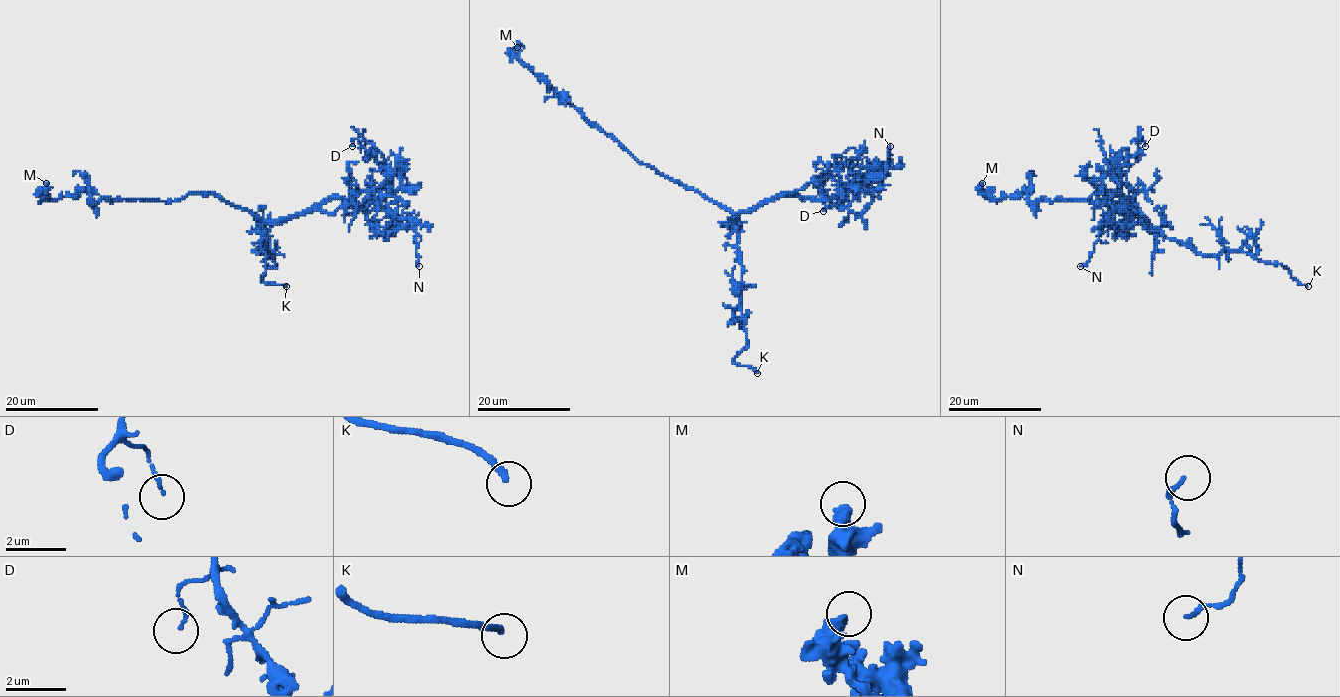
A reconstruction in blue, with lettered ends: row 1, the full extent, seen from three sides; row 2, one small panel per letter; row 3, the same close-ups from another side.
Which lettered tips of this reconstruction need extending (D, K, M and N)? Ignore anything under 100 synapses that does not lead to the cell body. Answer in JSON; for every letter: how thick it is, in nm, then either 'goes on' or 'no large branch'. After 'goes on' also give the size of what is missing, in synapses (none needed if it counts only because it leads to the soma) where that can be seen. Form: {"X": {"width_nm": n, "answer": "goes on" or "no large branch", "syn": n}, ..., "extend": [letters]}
{"D": {"width_nm": 120, "answer": "no large branch"}, "K": {"width_nm": 190, "answer": "goes on"}, "M": {"width_nm": 440, "answer": "no large branch"}, "N": {"width_nm": 140, "answer": "no large branch"}, "extend": ["K"]}

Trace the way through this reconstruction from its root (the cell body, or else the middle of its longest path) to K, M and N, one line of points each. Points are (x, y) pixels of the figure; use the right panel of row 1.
K: (1133, 206), (1158, 232), (1191, 244), (1201, 254), (1247, 251), (1258, 260), (1279, 263), (1301, 284), (1308, 286)
M: (1133, 206), (1115, 193), (1099, 200), (1033, 203), (1019, 191), (995, 199), (981, 190), (982, 183)
N: (1133, 206), (1147, 220), (1129, 209), (1133, 198), (1128, 210), (1116, 209), (1100, 232), (1089, 262), (1080, 266)

